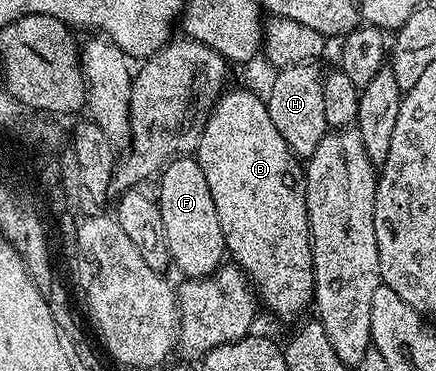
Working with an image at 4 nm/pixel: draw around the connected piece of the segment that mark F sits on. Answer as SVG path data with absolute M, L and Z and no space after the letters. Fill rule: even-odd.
M195 157L175 159L169 163L158 176L160 195L158 202L162 209L162 222L166 229L166 241L170 245L170 253L175 270L180 270L181 276L190 279L202 279L213 275L225 262L226 248L222 237L222 225L218 225L218 212L214 209L214 197L210 197L210 185L206 185L206 177Z

